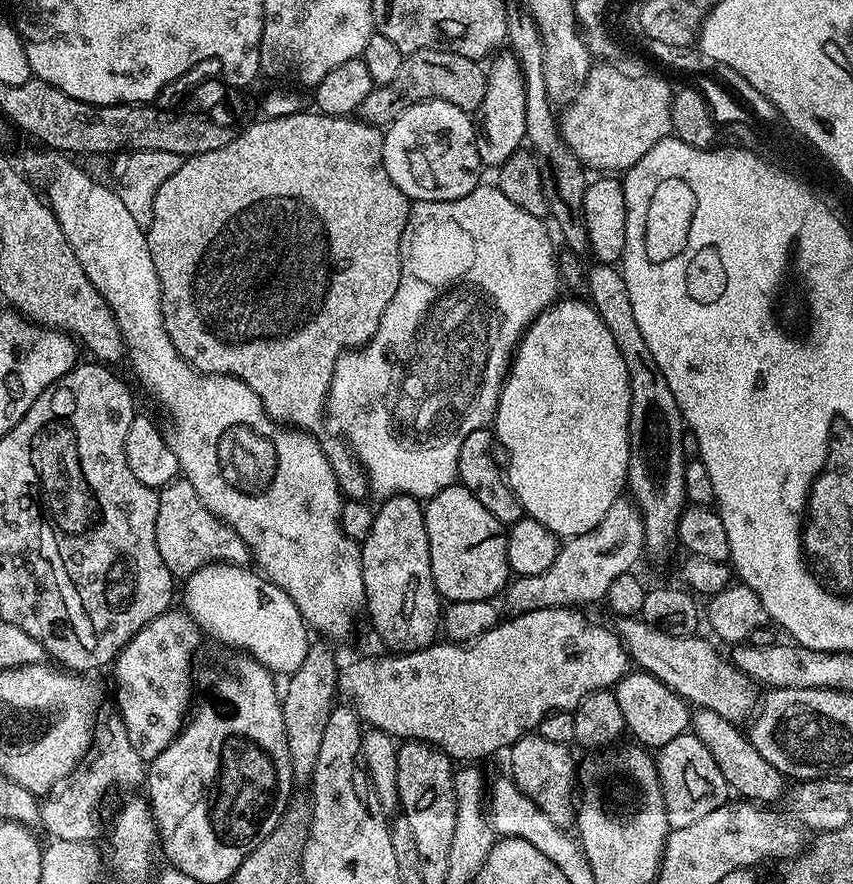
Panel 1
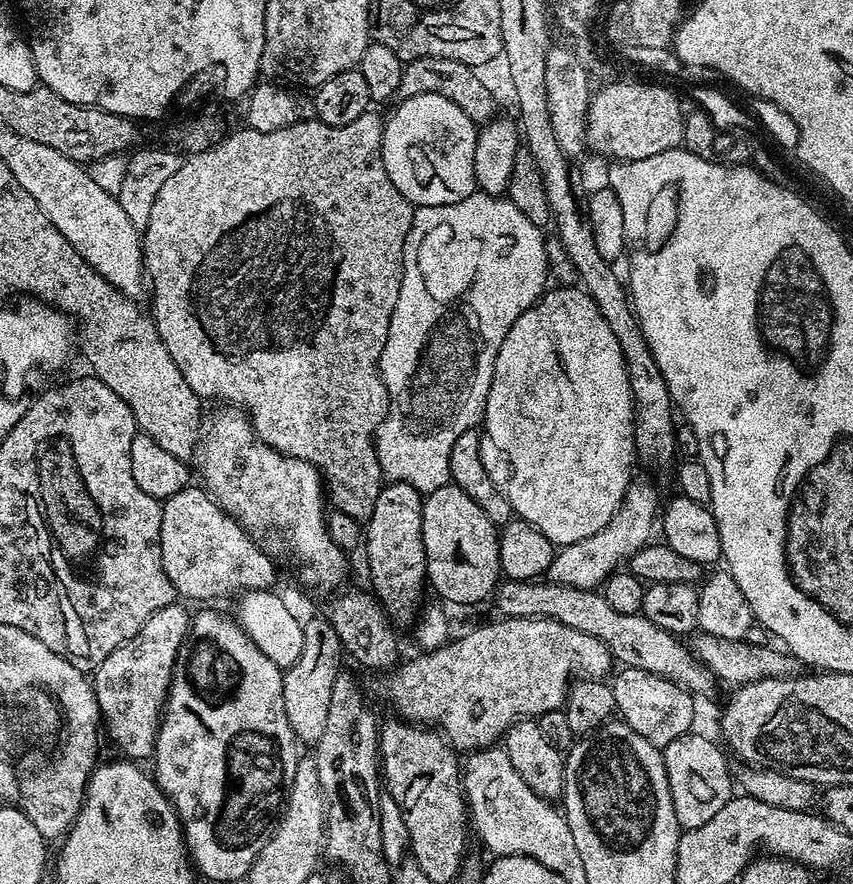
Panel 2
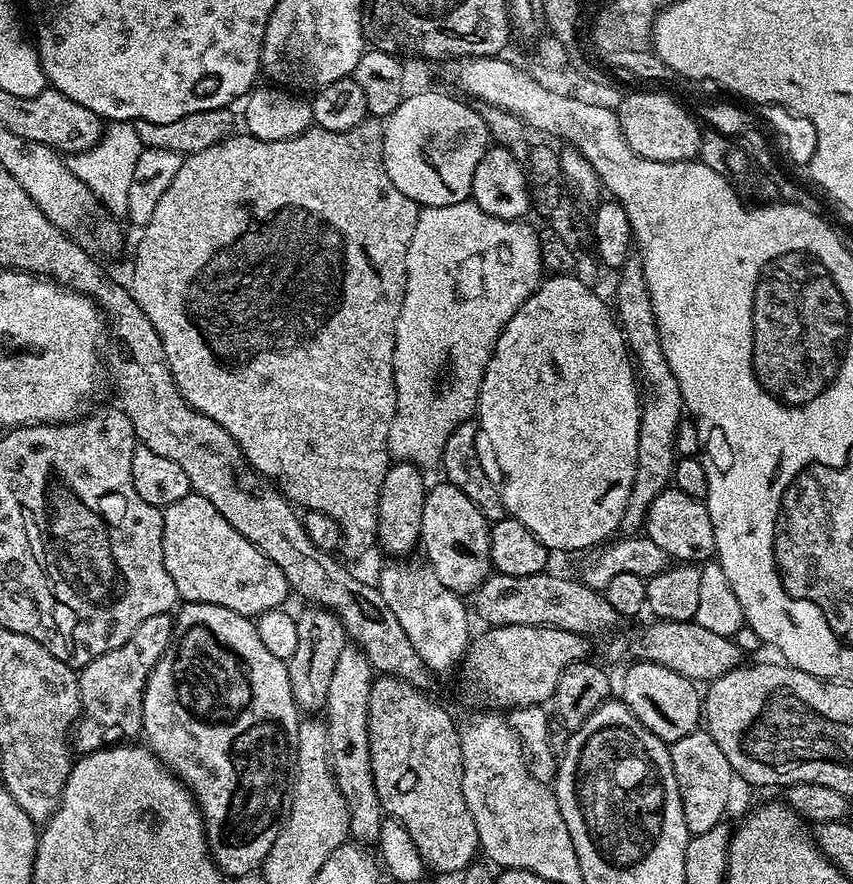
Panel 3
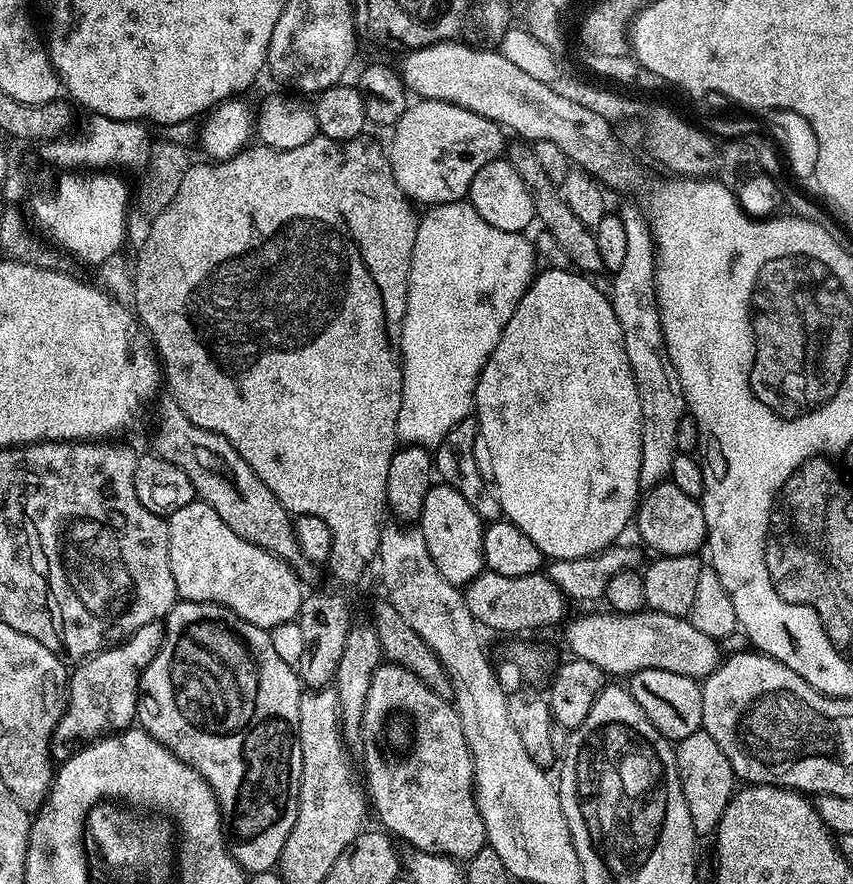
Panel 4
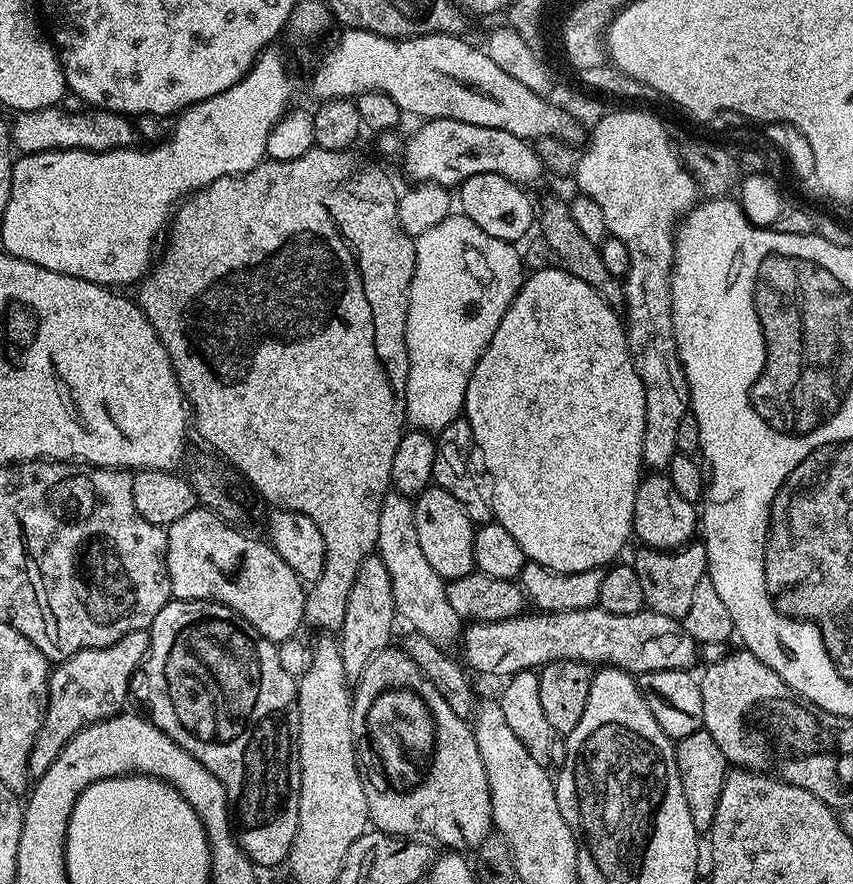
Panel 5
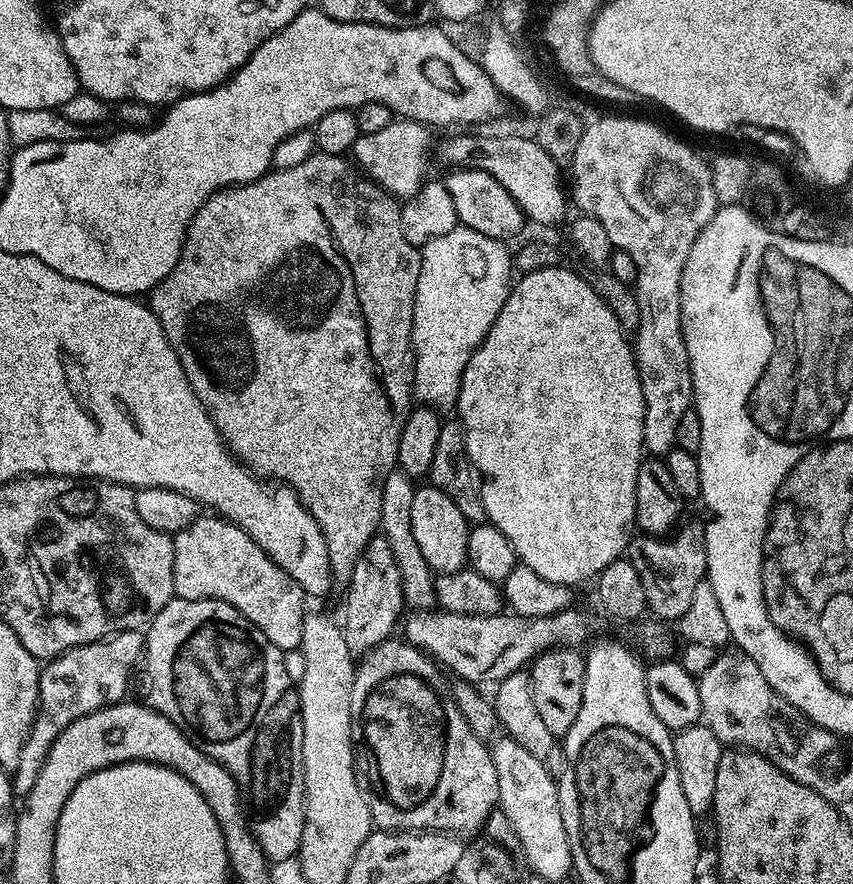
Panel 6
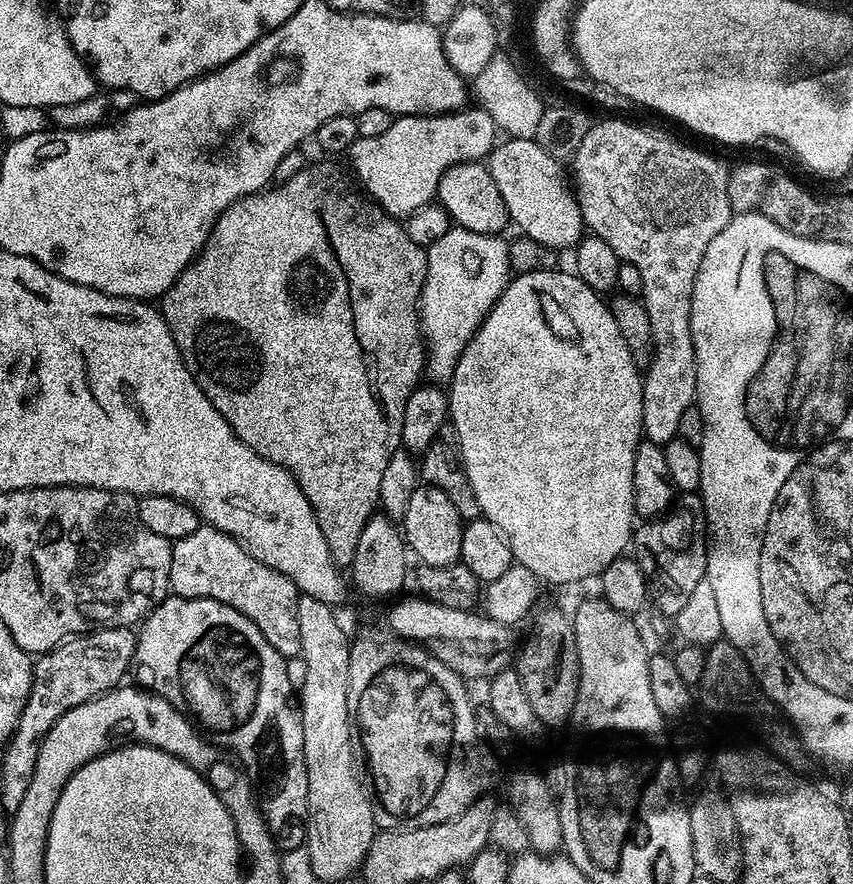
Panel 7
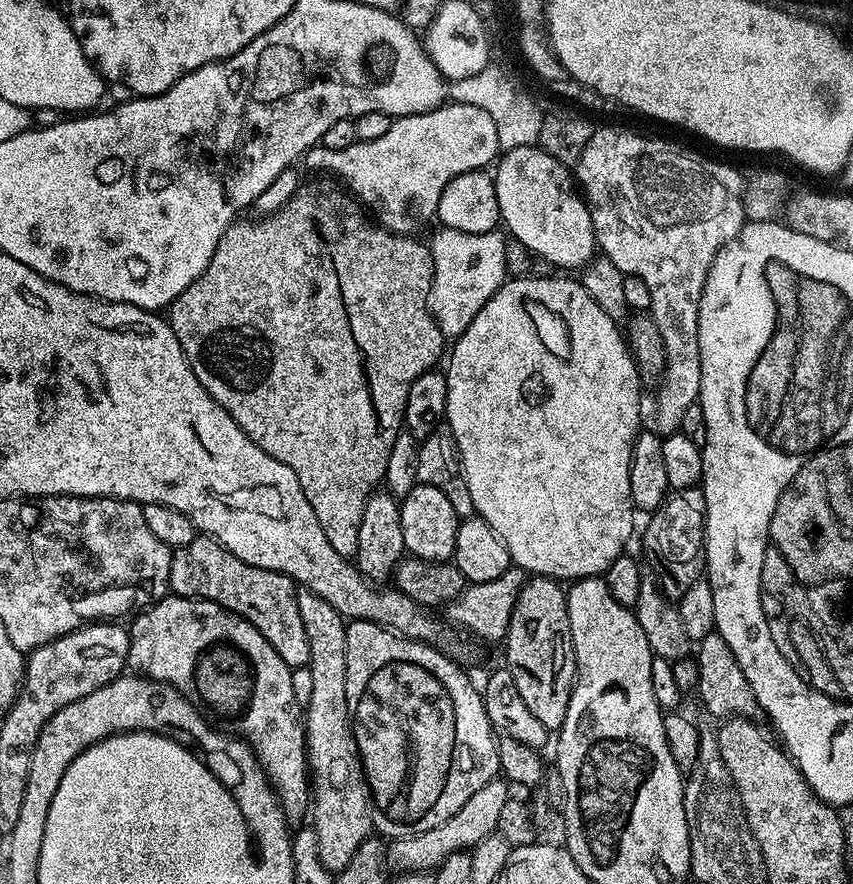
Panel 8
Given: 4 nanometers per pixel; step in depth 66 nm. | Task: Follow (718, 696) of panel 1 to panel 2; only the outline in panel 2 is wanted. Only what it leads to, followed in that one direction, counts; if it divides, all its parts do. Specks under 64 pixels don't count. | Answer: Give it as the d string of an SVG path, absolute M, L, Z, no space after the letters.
M505 579L494 593L496 608L504 618L530 618L541 616L547 620L557 620L566 626L574 626L574 630L582 630L586 634L594 634L612 651L613 661L619 662L625 668L650 670L650 674L658 674L686 691L693 697L708 696L718 681L705 664L697 660L691 647L681 637L673 636L671 632L662 630L662 626L654 626L642 614L618 614L606 602L606 598L596 590L578 590L574 586L537 582L534 580Z

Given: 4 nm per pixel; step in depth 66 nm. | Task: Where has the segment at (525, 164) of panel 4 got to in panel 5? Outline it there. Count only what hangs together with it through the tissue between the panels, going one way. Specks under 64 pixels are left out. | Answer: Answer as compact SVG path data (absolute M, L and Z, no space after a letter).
M556 196L545 198L544 205L539 205L538 208L538 232L557 254L559 267L565 272L574 274L574 278L582 278L582 282L591 286L612 308L623 309L624 286L621 277L610 274L610 270L606 270L599 247L592 244L590 238L586 238L586 234L582 234L578 222L574 222L572 209L567 199L559 200Z

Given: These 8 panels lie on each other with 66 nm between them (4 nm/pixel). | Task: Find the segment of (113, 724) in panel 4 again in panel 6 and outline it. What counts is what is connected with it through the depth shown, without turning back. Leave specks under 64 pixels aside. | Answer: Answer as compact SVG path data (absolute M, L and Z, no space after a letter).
M140 630L130 632L117 632L116 635L108 637L107 640L95 640L89 644L83 644L77 648L66 650L60 656L53 656L40 669L40 703L36 709L36 716L32 720L30 734L24 740L22 754L18 758L18 766L11 769L10 779L12 791L17 797L23 798L30 794L34 782L38 778L38 770L42 770L42 762L58 734L70 726L78 718L90 714L99 708L105 708L108 704L118 704L125 699L128 692L128 679L133 679L134 669L138 661L144 655L145 633Z

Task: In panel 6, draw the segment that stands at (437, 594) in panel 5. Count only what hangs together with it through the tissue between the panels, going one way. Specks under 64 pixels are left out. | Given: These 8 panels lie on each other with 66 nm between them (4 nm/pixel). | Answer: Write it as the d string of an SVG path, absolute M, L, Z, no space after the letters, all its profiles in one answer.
M394 470L386 478L386 486L382 486L382 514L379 531L390 542L390 550L394 550L396 565L402 576L404 602L412 610L432 610L437 607L436 581L434 573L428 567L426 558L422 558L422 550L418 550L418 542L414 542L414 530L410 526L410 509L414 503L417 485L413 477L405 472Z

